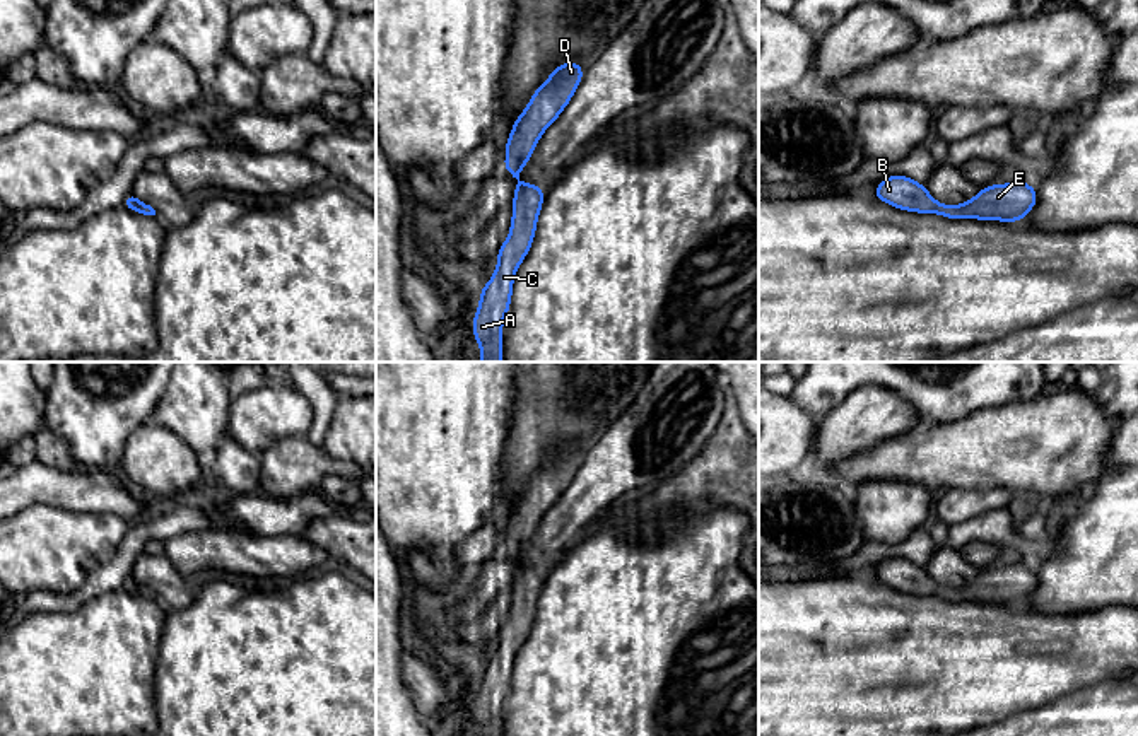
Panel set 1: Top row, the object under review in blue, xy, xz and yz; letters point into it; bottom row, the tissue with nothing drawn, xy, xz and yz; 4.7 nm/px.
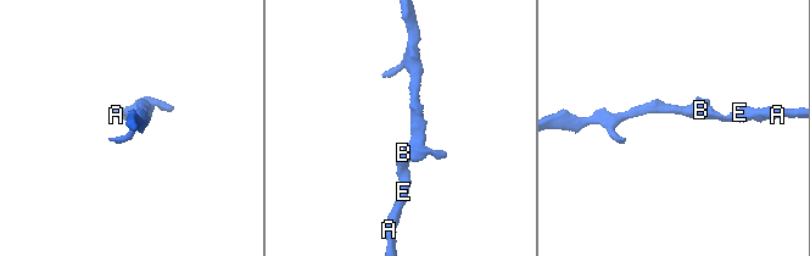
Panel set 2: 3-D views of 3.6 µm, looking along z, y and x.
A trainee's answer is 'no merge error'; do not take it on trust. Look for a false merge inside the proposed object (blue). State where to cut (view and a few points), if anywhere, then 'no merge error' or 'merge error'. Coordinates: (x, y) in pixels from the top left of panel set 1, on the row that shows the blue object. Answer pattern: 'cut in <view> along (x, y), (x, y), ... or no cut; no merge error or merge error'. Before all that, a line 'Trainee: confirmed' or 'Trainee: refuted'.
Trainee: confirmed
no cut; no merge error

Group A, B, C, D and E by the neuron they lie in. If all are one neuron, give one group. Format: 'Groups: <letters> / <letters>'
Groups: A B C D E

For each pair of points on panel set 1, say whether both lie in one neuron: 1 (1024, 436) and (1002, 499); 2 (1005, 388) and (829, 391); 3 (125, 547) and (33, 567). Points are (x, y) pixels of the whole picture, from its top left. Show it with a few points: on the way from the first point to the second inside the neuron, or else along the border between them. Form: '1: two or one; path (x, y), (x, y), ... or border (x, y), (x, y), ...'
1: two; border (964, 489), (1007, 487), (1014, 494)
2: one; path (961, 388), (937, 386), (920, 379), (874, 379)
3: two; border (123, 538), (117, 554), (99, 564), (87, 578)

